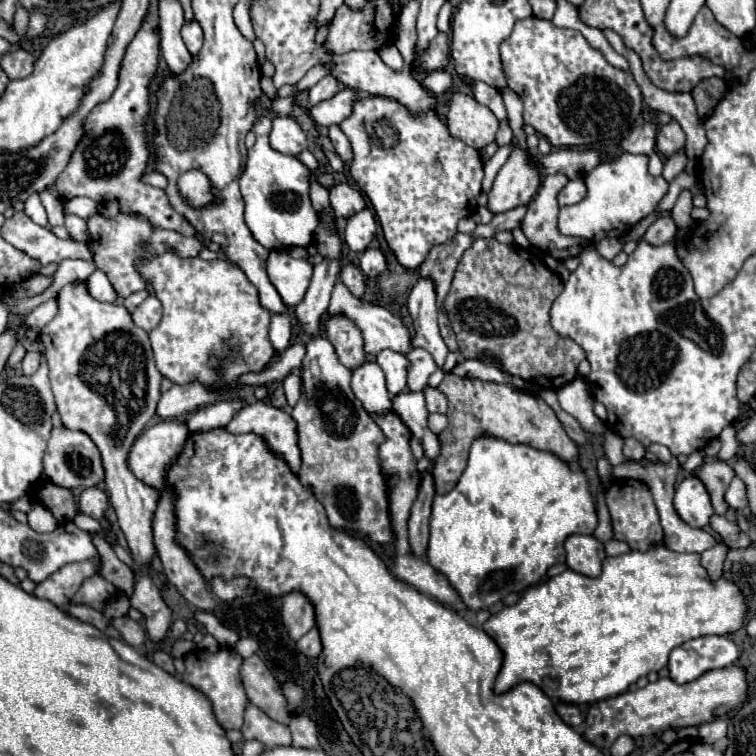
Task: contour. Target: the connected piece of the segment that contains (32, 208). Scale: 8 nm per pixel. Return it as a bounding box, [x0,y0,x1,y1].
[24,194,48,226]

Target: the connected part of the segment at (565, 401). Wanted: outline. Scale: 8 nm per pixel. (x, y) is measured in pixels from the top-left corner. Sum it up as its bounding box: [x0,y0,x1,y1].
[556,378,604,434]

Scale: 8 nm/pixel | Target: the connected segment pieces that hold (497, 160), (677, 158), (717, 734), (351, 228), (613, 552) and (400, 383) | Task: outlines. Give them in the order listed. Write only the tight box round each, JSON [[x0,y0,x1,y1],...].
[[482,142,514,192],[662,148,688,182],[698,718,726,744],[344,208,376,252],[606,540,630,556],[376,350,408,396]]

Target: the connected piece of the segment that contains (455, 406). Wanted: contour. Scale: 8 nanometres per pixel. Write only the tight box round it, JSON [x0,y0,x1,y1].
[432,374,578,494]

